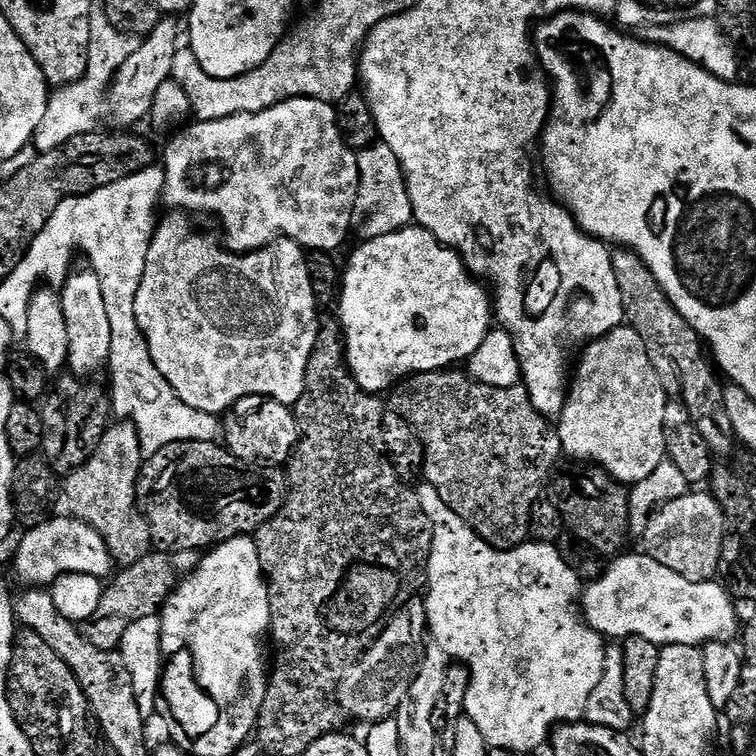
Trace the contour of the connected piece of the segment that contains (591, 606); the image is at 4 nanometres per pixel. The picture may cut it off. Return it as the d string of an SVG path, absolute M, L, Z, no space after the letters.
M646 554L628 555L615 557L609 563L612 565L589 588L587 585L583 589L582 615L595 632L616 642L637 636L661 646L727 644L737 639L742 620L736 617L737 605L723 583L690 582L690 578L674 574L670 566L662 566L662 562Z

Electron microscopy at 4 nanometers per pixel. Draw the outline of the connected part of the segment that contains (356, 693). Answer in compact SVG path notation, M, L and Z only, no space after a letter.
M408 600L385 624L383 634L344 669L334 693L339 711L349 712L354 719L367 722L389 719L415 678L416 669L425 652L427 632L428 611L424 600Z

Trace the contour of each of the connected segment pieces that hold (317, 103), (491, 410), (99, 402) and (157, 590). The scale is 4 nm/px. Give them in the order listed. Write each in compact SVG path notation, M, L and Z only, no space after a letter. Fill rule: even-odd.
M295 96L289 100L283 100L278 106L270 106L266 110L254 114L234 114L230 118L221 120L196 120L179 129L169 140L172 141L165 146L164 161L162 161L164 169L163 207L168 210L179 210L185 214L205 212L208 216L216 216L217 222L224 227L224 232L228 235L226 247L229 252L256 252L260 248L268 247L275 240L283 238L294 241L305 250L336 254L339 253L339 248L347 242L348 231L351 230L352 222L354 223L354 217L357 215L355 200L359 192L359 162L357 153L348 143L342 131L341 117L333 105L309 96ZM203 164L225 164L228 167L228 177L225 178L224 184L218 185L217 188L199 188L198 185L192 184L192 171L202 167Z
M441 370L439 372L418 372L414 376L409 376L397 383L391 389L392 396L391 407L398 414L402 414L402 418L406 418L406 422L410 422L410 426L414 426L414 430L418 434L418 438L424 447L424 475L423 479L427 483L434 486L434 490L438 490L438 494L442 494L442 502L446 502L446 506L450 506L450 510L454 510L454 514L458 514L458 518L462 518L468 525L479 534L488 545L497 548L499 552L505 552L511 548L522 546L530 536L531 529L531 510L537 499L542 496L540 484L547 485L550 477L553 475L554 469L557 467L558 461L562 456L560 446L560 433L555 427L550 425L549 417L544 416L528 397L528 391L522 386L514 388L495 388L494 386L486 386L482 382L472 379L471 376L460 370Z
M64 374L51 385L42 404L44 446L42 455L58 474L67 474L84 467L98 450L102 434L110 427L110 396L98 385L73 374Z
M153 550L138 562L117 571L107 581L102 594L102 602L98 602L98 610L94 610L91 621L87 625L88 639L94 646L98 646L98 650L117 651L126 630L134 626L138 618L157 615L168 601L168 597L175 592L182 574L193 572L200 563L200 558L200 552L157 552Z

